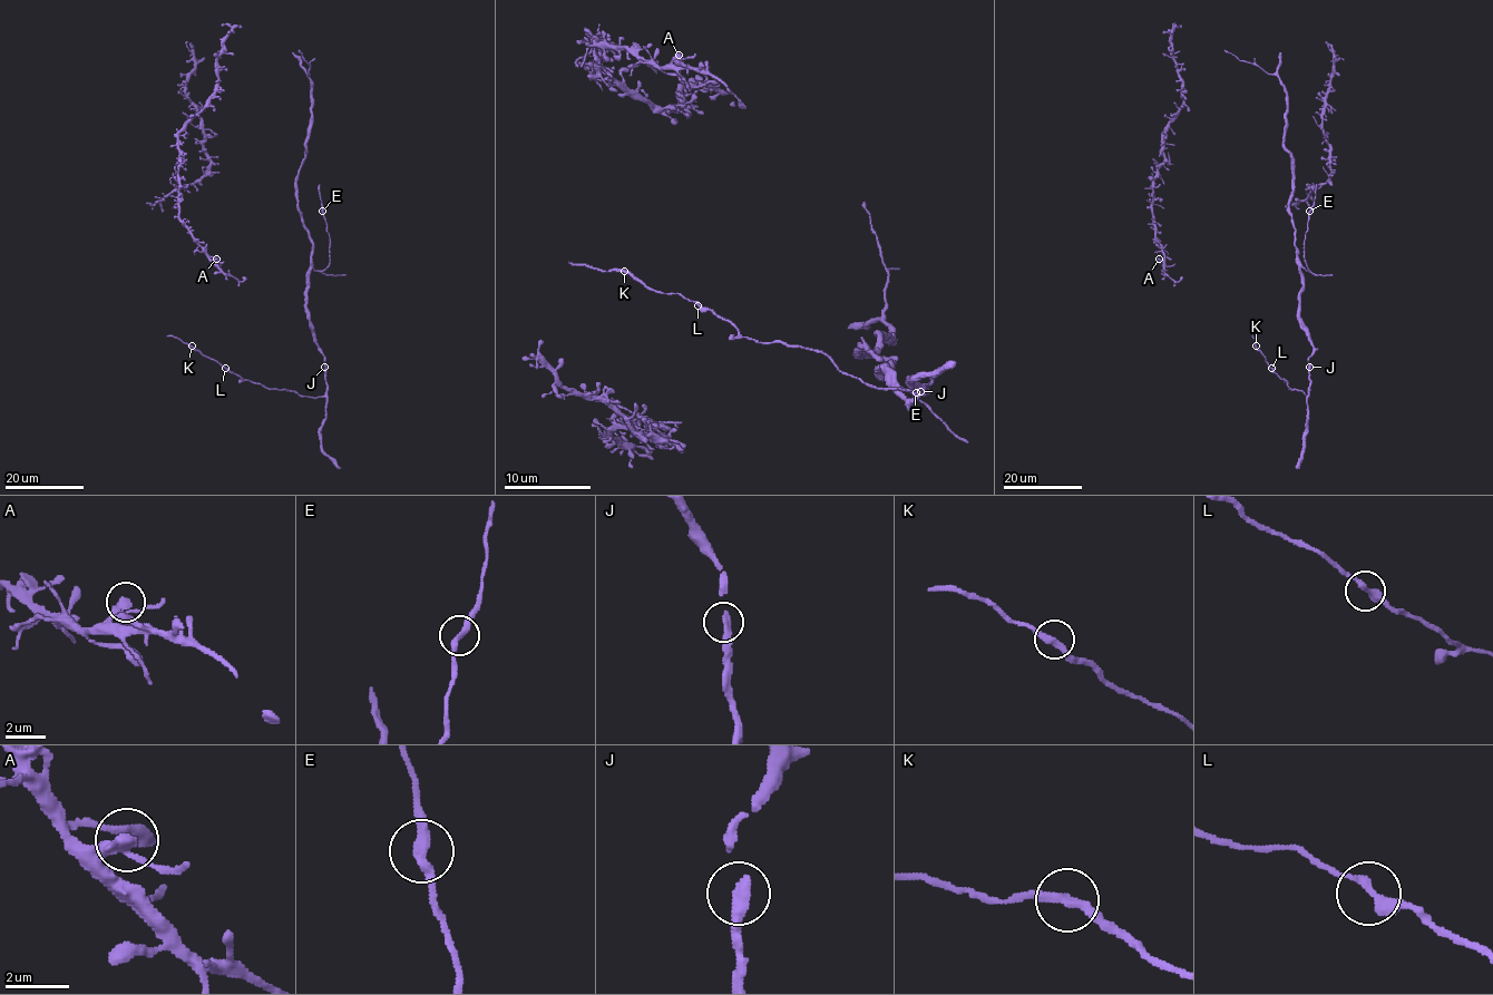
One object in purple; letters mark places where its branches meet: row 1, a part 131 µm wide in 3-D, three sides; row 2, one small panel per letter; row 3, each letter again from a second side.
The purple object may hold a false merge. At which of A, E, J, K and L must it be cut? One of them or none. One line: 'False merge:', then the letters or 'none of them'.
False merge: none of them

